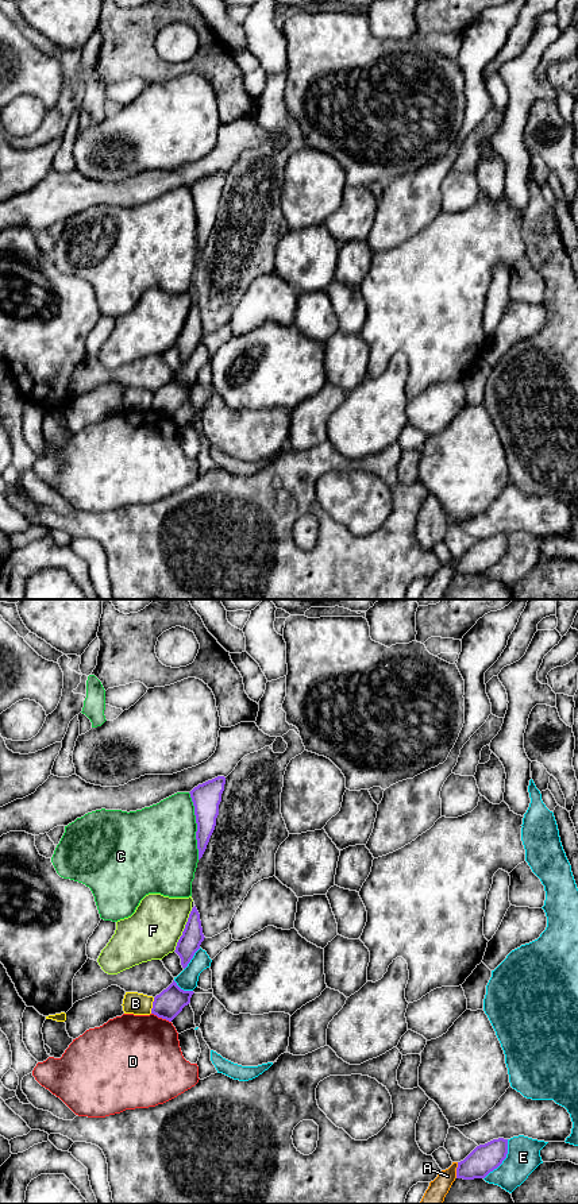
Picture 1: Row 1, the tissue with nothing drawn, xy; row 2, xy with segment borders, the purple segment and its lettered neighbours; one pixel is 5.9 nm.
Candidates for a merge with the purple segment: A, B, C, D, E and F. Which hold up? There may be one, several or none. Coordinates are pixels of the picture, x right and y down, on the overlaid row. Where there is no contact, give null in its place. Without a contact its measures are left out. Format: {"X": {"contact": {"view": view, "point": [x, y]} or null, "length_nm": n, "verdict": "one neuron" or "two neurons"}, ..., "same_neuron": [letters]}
{"A": {"contact": {"view": "xy", "point": [457, 1170]}, "length_nm": 100, "verdict": "two neurons"}, "B": {"contact": {"view": "xy", "point": [153, 1006]}, "length_nm": 100, "verdict": "two neurons"}, "C": {"contact": {"view": "xy", "point": [197, 826]}, "length_nm": 400, "verdict": "two neurons"}, "D": {"contact": {"view": "xy", "point": [161, 1017]}, "length_nm": 130, "verdict": "two neurons"}, "E": {"contact": {"view": "xy", "point": [504, 1158]}, "length_nm": 280, "verdict": "two neurons"}, "F": {"contact": {"view": "xy", "point": [184, 930]}, "length_nm": 280, "verdict": "two neurons"}, "same_neuron": []}

